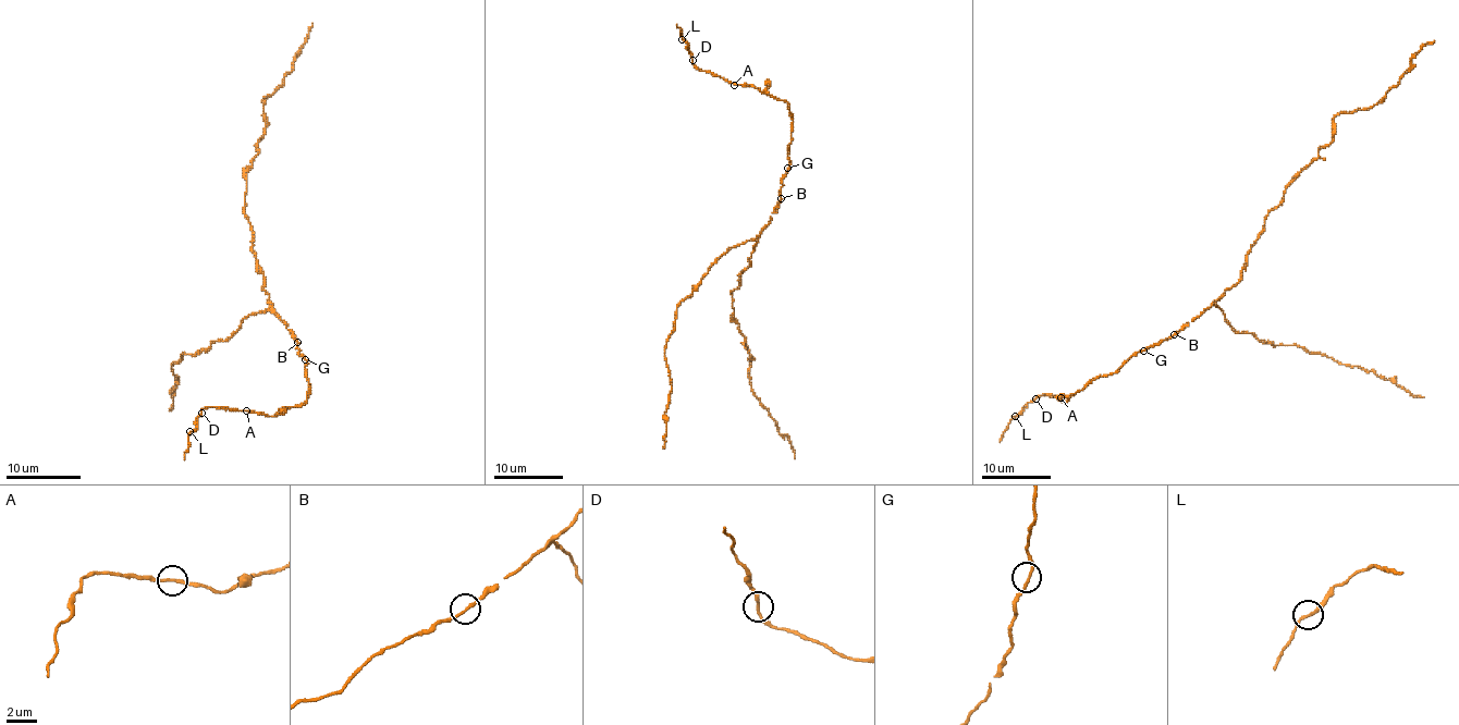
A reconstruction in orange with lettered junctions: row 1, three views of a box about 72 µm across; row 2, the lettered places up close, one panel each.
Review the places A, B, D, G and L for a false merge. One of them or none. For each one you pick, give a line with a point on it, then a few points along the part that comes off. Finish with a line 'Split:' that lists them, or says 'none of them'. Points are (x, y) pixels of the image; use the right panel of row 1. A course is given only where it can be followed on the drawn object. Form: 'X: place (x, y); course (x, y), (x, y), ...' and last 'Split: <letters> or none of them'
Split: none of them

